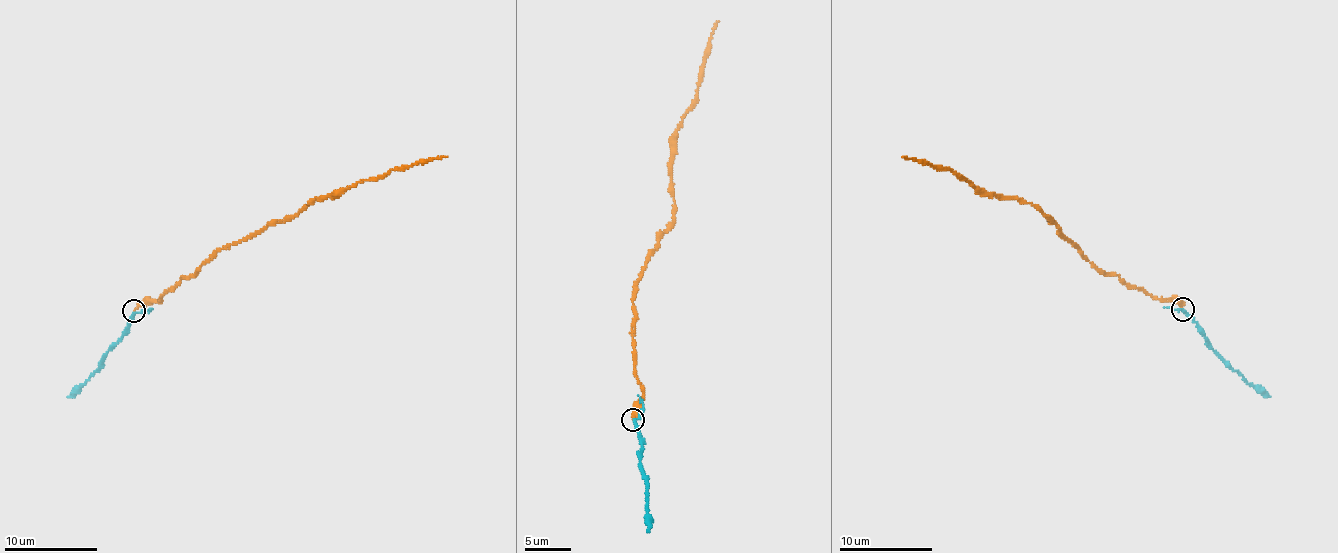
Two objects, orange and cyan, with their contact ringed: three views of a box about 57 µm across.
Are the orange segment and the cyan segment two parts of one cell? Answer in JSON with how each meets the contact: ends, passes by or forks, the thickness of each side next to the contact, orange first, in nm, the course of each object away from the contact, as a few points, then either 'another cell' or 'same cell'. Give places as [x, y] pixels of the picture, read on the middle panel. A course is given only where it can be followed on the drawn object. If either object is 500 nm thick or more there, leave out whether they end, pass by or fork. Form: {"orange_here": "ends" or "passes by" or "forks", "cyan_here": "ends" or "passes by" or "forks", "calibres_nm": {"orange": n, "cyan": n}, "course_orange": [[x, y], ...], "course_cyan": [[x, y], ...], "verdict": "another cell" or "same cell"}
{"orange_here": "ends", "cyan_here": "passes by", "calibres_nm": {"orange": 240, "cyan": 200}, "course_orange": [[633, 419], [643, 394], [634, 352], [632, 294], [670, 225], [673, 139], [695, 97], [700, 66], [718, 21]], "course_cyan": [[634, 419], [643, 441], [640, 461], [648, 483], [647, 532]], "verdict": "same cell"}

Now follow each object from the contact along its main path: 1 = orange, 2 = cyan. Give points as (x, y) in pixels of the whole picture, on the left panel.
1: (134, 310), (161, 299), (181, 278), (194, 277), (226, 246), (288, 220), (315, 199), (447, 156)
2: (134, 313), (126, 334), (107, 352), (99, 369), (67, 397)

